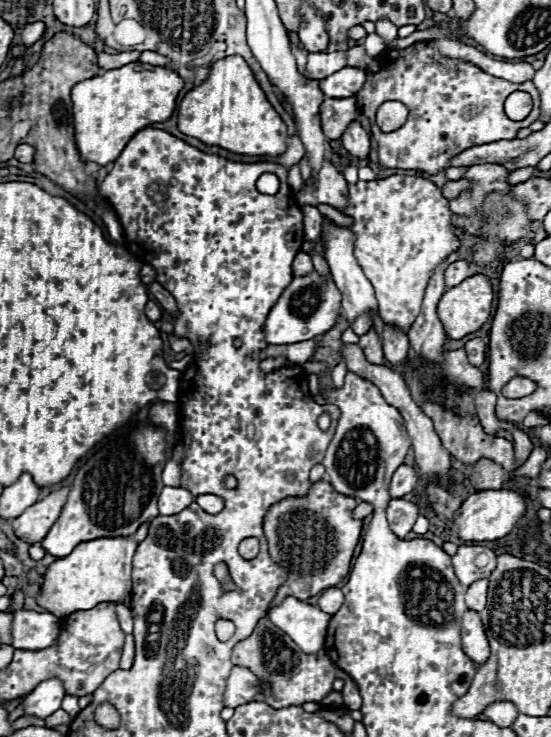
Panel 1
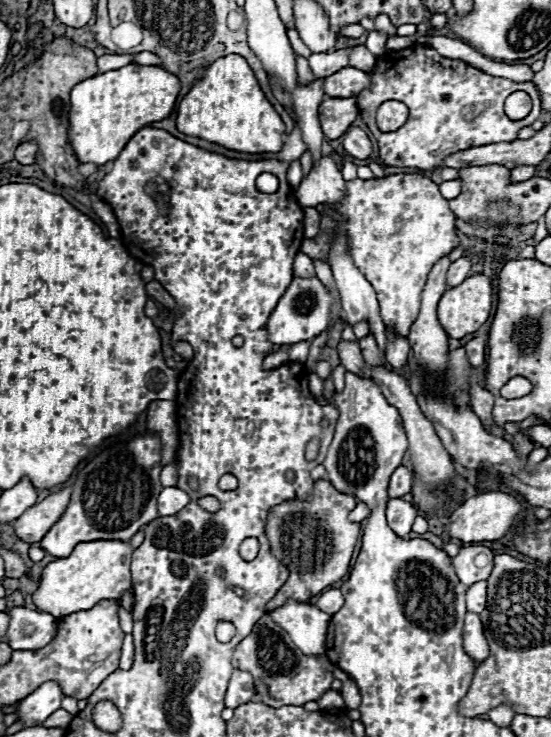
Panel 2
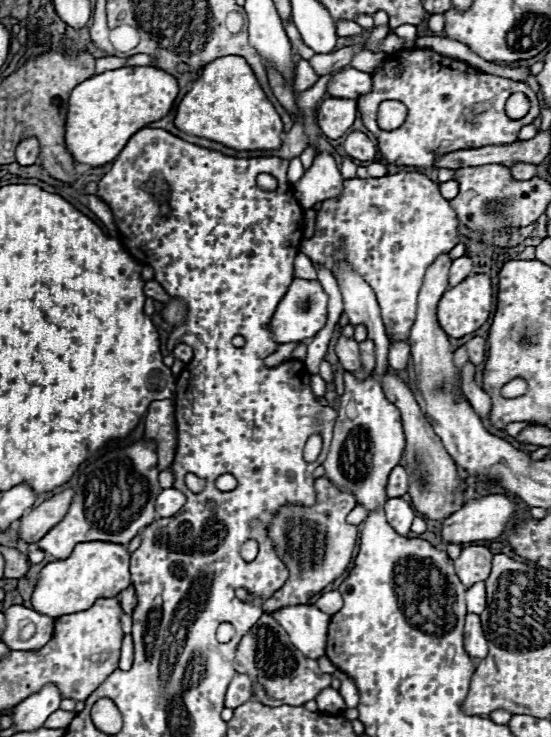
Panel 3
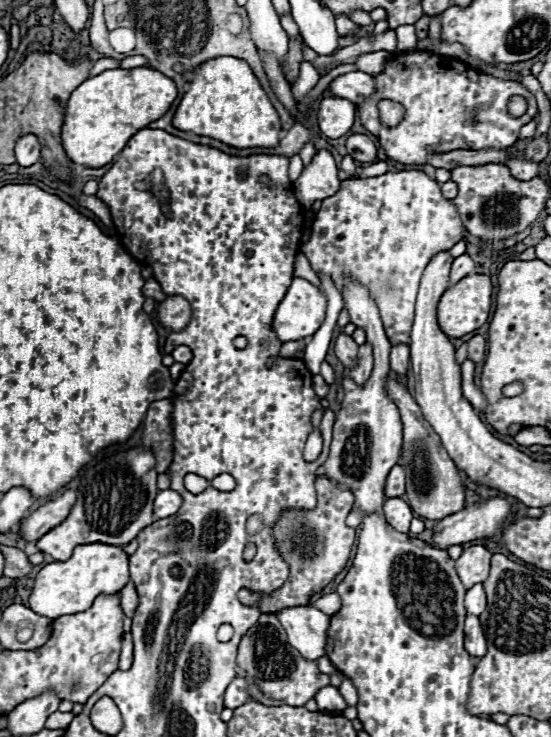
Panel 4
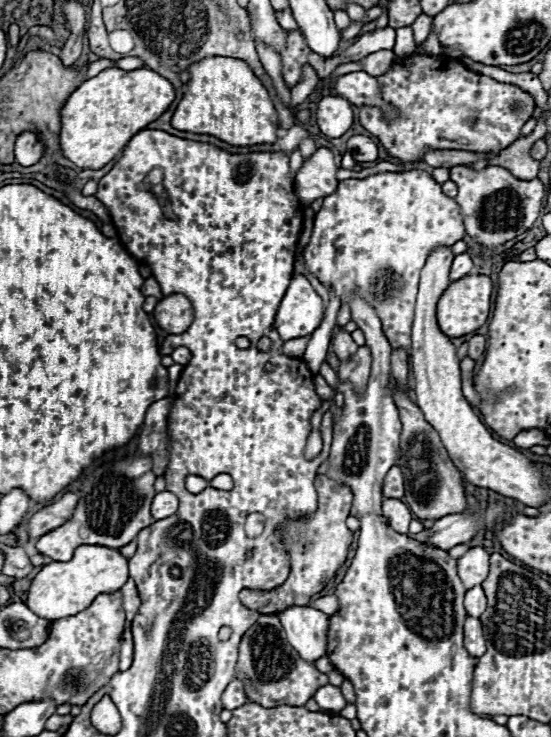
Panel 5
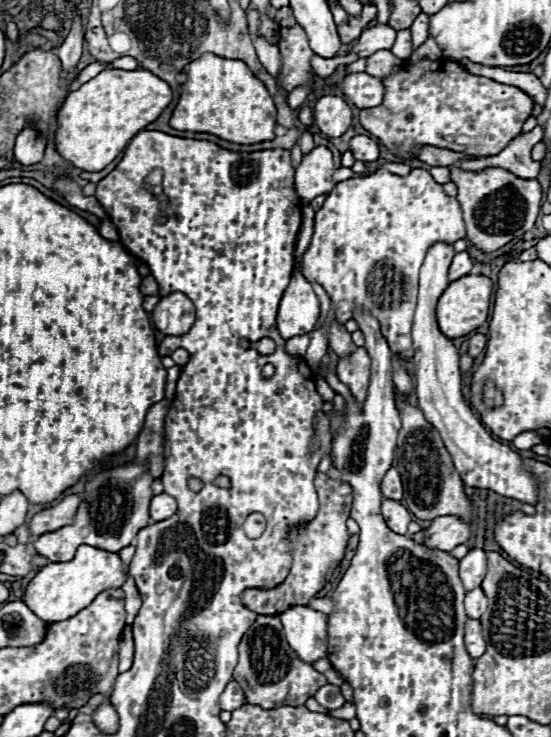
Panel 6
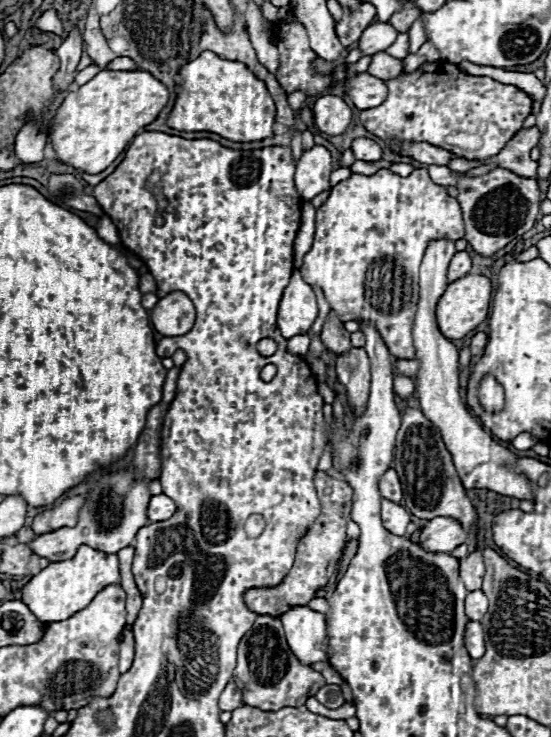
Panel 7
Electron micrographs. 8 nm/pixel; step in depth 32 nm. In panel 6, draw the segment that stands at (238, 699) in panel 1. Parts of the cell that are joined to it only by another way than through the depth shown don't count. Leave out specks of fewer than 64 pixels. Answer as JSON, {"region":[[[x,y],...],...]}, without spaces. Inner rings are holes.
{"region":[[[232,680],[232,682],[226,686],[226,690],[222,692],[222,696],[220,696],[220,708],[232,712],[232,710],[236,710],[236,708],[240,708],[240,706],[244,706],[244,704],[246,704],[246,700],[244,700],[242,688],[240,688],[238,682]]]}

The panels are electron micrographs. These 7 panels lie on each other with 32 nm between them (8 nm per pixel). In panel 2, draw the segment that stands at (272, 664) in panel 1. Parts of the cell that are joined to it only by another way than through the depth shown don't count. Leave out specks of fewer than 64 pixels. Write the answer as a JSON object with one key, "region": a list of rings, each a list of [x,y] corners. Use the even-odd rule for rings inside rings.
{"region":[[[268,614],[262,616],[254,630],[236,646],[232,664],[234,668],[250,672],[254,680],[264,686],[266,696],[262,696],[262,702],[272,708],[304,706],[310,700],[318,700],[326,690],[330,690],[330,684],[334,680],[332,672],[324,672],[318,658],[304,656],[294,646],[290,636]]]}

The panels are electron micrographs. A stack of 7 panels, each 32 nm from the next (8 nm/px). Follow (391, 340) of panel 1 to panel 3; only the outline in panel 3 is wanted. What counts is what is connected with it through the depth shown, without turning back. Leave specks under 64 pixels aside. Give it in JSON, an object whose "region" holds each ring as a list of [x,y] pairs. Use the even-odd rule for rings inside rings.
{"region":[[[392,342],[392,344],[390,344],[388,362],[390,362],[390,368],[392,368],[394,372],[406,370],[408,358],[410,358],[410,346],[408,346],[408,342]]]}

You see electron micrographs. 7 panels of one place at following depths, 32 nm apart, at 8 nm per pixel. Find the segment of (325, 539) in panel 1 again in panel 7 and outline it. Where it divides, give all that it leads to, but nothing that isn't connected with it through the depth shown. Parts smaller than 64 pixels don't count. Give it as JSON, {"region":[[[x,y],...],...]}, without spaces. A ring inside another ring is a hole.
{"region":[[[320,470],[314,474],[314,482],[316,482],[320,504],[322,504],[322,514],[318,516],[316,524],[306,532],[306,536],[302,536],[302,540],[298,542],[296,560],[294,560],[294,566],[288,572],[288,576],[278,586],[250,588],[244,594],[244,602],[256,614],[282,616],[284,612],[288,612],[294,606],[306,606],[314,598],[314,594],[328,584],[330,574],[336,570],[338,558],[342,556],[342,550],[344,550],[346,540],[348,540],[346,538],[346,524],[350,520],[352,488],[346,482],[336,480],[336,478],[332,478]]]}

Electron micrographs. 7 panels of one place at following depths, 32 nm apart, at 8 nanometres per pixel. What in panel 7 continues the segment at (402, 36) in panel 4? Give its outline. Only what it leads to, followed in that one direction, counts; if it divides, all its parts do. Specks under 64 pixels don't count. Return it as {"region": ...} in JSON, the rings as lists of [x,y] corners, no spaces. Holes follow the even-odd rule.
{"region":[[[402,32],[386,52],[398,60],[404,60],[408,56],[408,34]]]}

